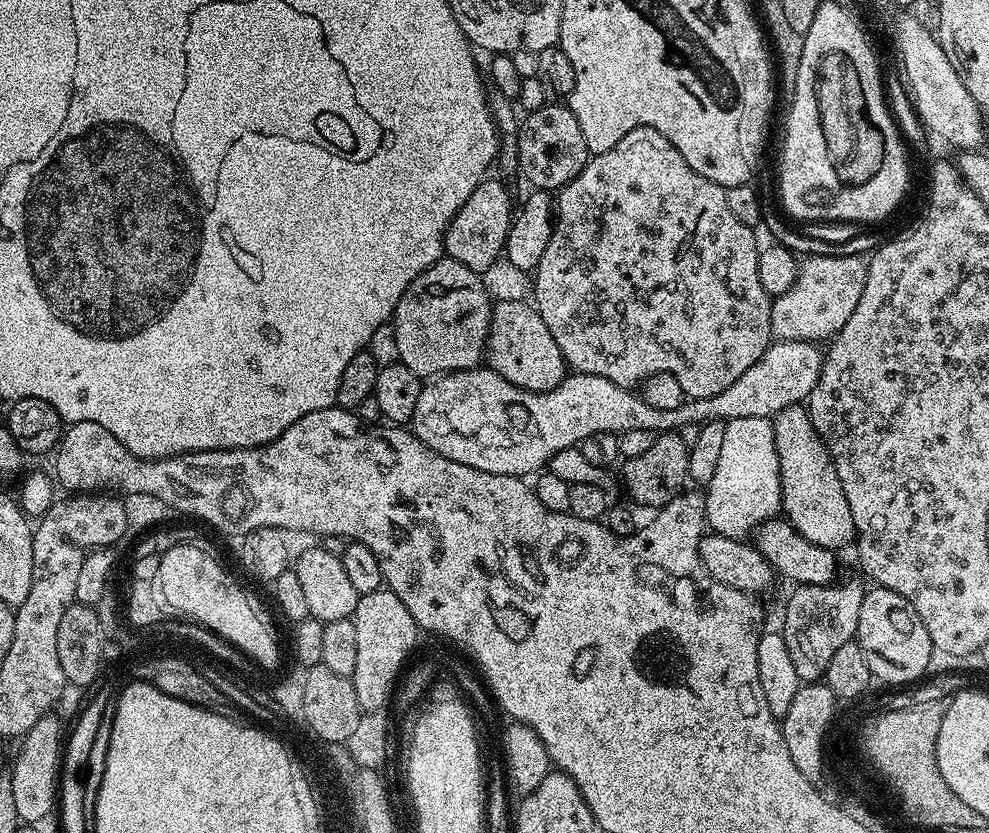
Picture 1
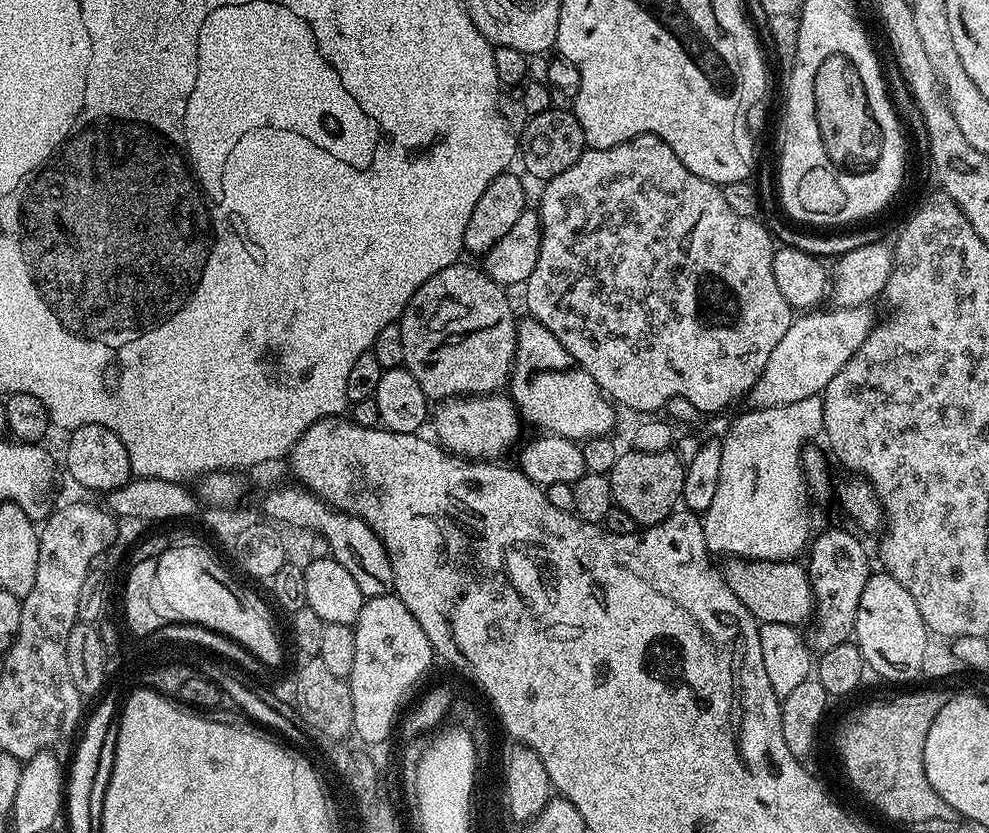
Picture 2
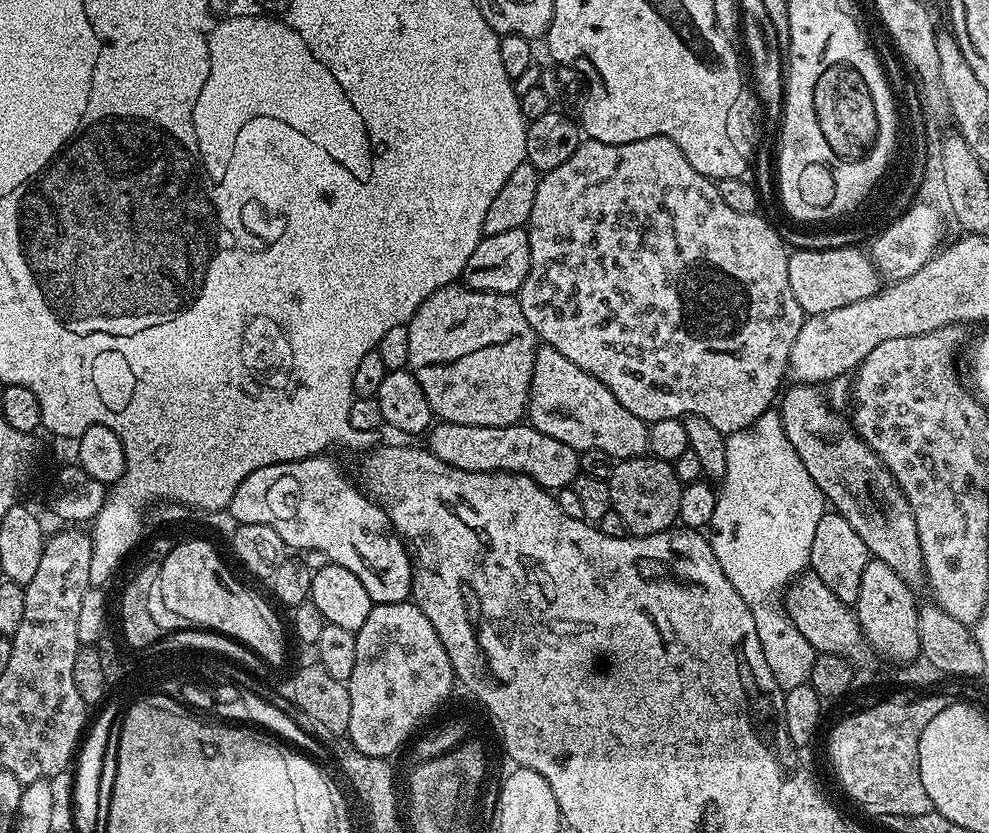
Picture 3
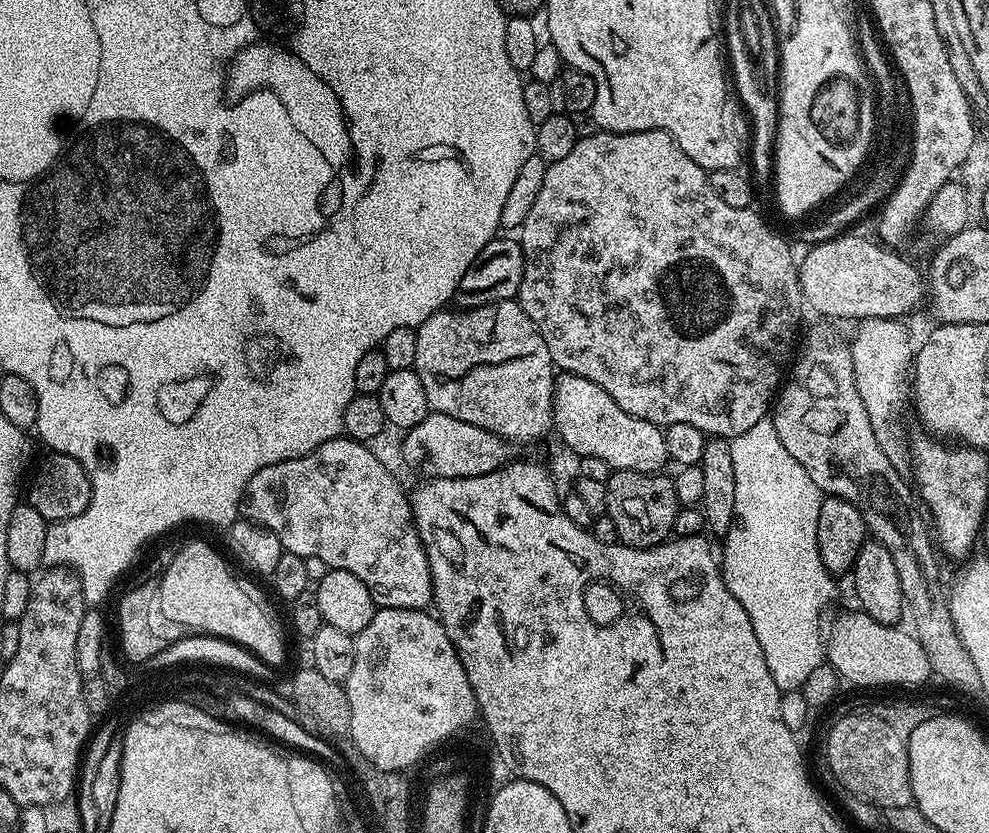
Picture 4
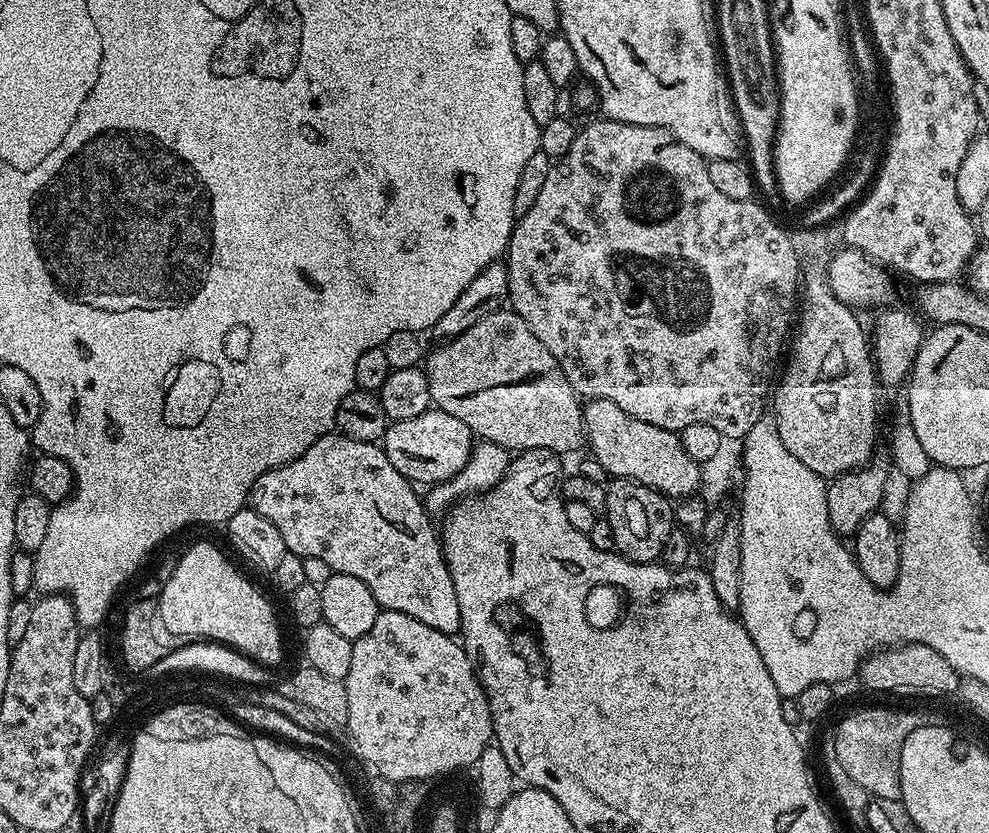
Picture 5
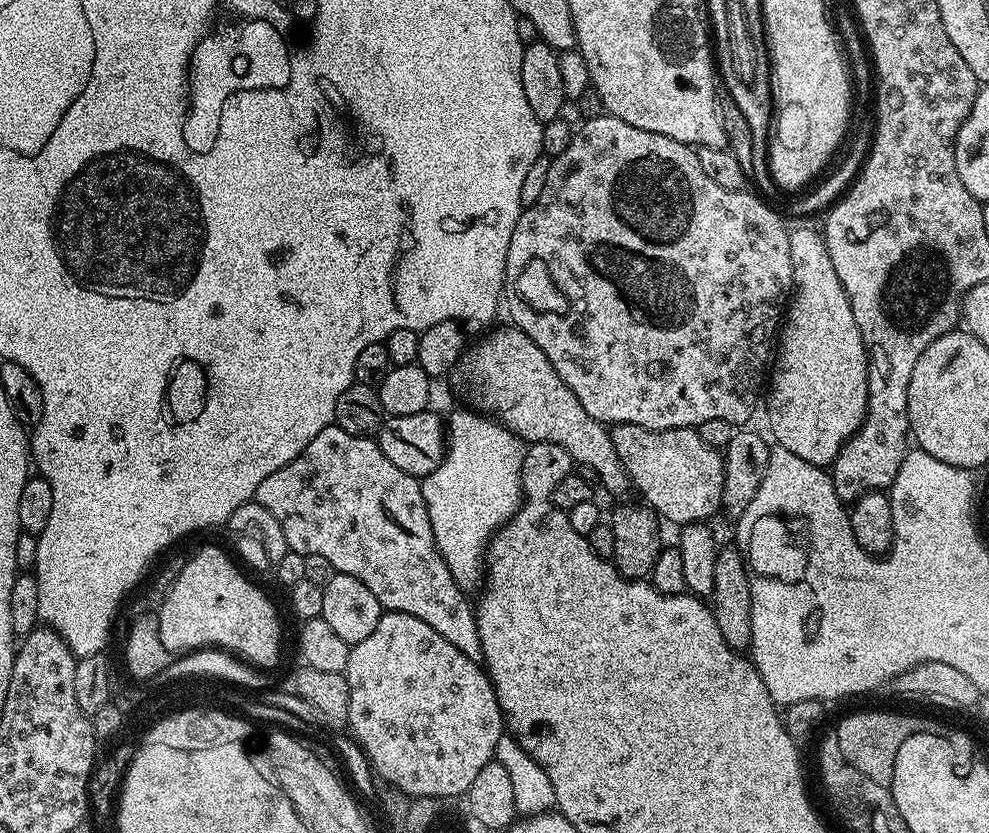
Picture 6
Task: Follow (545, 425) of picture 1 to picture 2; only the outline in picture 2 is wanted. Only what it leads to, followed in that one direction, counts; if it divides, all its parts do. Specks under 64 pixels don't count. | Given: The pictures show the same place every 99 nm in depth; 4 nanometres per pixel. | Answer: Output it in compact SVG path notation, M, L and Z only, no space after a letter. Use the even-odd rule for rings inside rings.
M832 306L829 309L829 312L812 310L793 319L790 330L786 330L786 335L779 340L778 346L774 346L774 354L770 354L764 373L746 397L752 408L786 406L790 402L802 402L802 398L820 396L830 378L834 378L834 374L838 374L838 370L842 370L842 366L854 358L862 342L866 342L872 333L873 309L868 306ZM507 395L457 396L443 401L437 408L440 409L434 412L435 439L453 456L477 462L496 462L504 458L512 447L517 447L522 417Z

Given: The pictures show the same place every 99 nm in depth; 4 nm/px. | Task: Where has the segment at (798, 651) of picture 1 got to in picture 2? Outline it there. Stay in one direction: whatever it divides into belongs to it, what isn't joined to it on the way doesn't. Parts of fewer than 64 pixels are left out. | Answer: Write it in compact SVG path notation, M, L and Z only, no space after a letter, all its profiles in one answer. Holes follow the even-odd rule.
M832 528L810 544L812 557L806 560L808 581L812 583L814 615L806 632L806 639L817 653L830 650L845 643L853 635L858 614L858 598L870 575L868 552L859 540L859 535L851 536L840 528Z

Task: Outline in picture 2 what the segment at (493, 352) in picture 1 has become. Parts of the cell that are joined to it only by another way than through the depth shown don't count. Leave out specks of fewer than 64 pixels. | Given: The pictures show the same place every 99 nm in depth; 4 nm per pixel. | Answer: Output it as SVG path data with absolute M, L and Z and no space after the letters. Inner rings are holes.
M524 318L516 326L516 361L512 364L510 377L510 399L516 405L521 417L532 424L537 424L545 433L570 438L577 442L583 442L590 438L607 436L616 424L616 412L613 401L601 392L600 387L570 358L566 346L542 326L542 322L531 318Z

